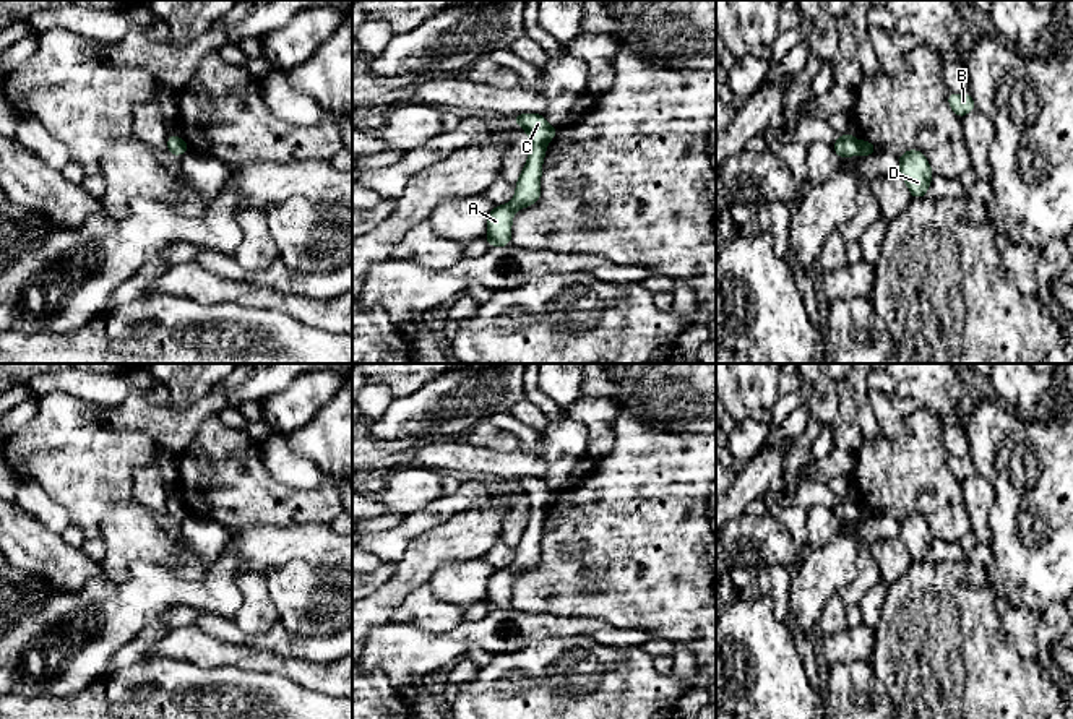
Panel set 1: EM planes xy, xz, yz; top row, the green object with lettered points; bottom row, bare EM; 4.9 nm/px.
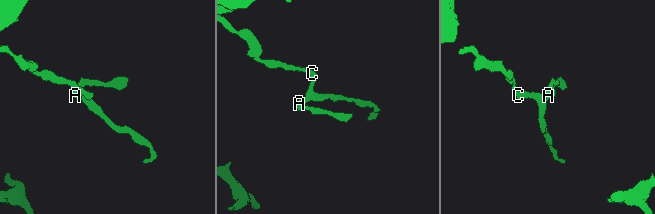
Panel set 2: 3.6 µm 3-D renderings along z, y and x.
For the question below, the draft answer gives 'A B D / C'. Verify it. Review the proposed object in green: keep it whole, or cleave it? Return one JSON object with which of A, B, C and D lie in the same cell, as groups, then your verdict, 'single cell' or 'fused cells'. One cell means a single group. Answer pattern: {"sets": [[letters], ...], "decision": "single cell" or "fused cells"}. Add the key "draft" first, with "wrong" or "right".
{"draft": "wrong", "sets": [["A", "B", "C", "D"]], "decision": "single cell"}

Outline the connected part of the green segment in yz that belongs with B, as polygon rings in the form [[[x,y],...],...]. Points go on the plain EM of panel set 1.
[[[950,456],[948,458],[948,467],[953,472],[953,476],[963,482],[967,476],[976,472],[976,467],[972,464],[972,461],[967,458],[954,458]]]

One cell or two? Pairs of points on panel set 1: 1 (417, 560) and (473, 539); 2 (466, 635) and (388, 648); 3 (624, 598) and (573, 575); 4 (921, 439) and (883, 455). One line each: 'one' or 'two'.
1: one
2: one
3: one
4: one

